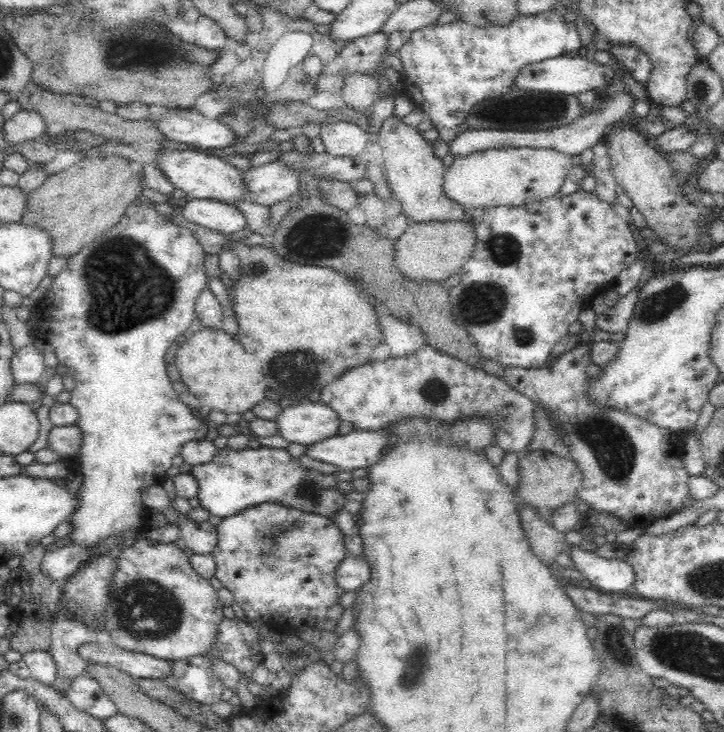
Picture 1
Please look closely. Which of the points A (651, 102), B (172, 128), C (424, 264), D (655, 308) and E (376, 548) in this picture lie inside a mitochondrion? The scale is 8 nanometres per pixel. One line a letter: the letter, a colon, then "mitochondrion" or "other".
A: other
B: other
C: other
D: mitochondrion
E: other

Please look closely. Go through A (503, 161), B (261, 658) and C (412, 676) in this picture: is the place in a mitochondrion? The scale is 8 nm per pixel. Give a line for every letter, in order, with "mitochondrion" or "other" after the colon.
A: other
B: other
C: mitochondrion

